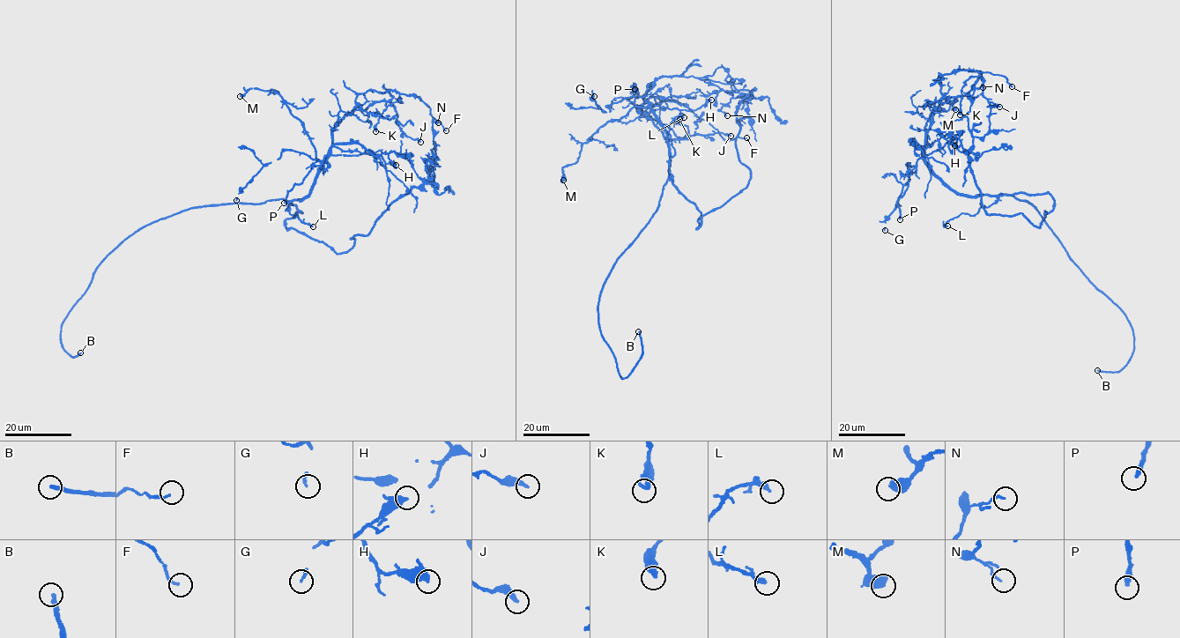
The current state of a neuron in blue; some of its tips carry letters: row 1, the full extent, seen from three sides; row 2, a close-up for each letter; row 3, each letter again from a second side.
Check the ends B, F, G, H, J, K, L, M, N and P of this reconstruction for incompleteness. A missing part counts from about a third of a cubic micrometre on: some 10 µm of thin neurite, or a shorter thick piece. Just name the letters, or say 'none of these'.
B

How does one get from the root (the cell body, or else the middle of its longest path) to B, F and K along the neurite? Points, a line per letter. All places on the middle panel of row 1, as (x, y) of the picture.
B: (670, 180), (657, 210), (618, 258), (600, 295), (600, 332), (622, 378), (641, 354), (638, 331)
F: (670, 180), (667, 131), (643, 101), (637, 107), (641, 117), (650, 107), (676, 100), (724, 139), (746, 137)
K: (670, 180), (667, 131), (648, 102), (637, 107), (669, 140), (686, 133), (686, 126), (675, 122), (679, 119)

